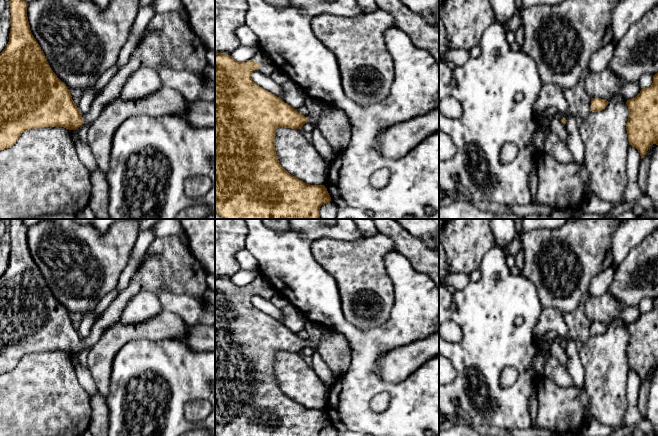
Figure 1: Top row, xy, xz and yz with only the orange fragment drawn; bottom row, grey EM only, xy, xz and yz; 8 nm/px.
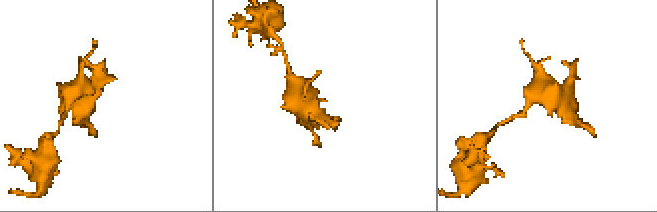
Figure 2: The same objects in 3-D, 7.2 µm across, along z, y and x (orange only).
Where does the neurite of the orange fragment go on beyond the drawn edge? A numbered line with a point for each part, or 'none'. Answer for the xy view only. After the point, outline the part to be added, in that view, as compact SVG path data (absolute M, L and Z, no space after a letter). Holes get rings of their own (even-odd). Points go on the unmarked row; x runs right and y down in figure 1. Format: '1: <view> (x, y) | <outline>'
1: xy (169, 265) | M179 236L155 238L127 287L99 316L90 334L82 340L83 346L92 348L108 328L120 321L130 300L143 291L153 294L170 291L204 300L208 289L207 276L206 269Z

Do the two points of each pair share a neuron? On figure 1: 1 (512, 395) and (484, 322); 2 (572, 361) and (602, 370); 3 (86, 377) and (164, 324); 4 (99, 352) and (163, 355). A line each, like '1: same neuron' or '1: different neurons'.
1: same neuron
2: different neurons
3: different neurons
4: different neurons

